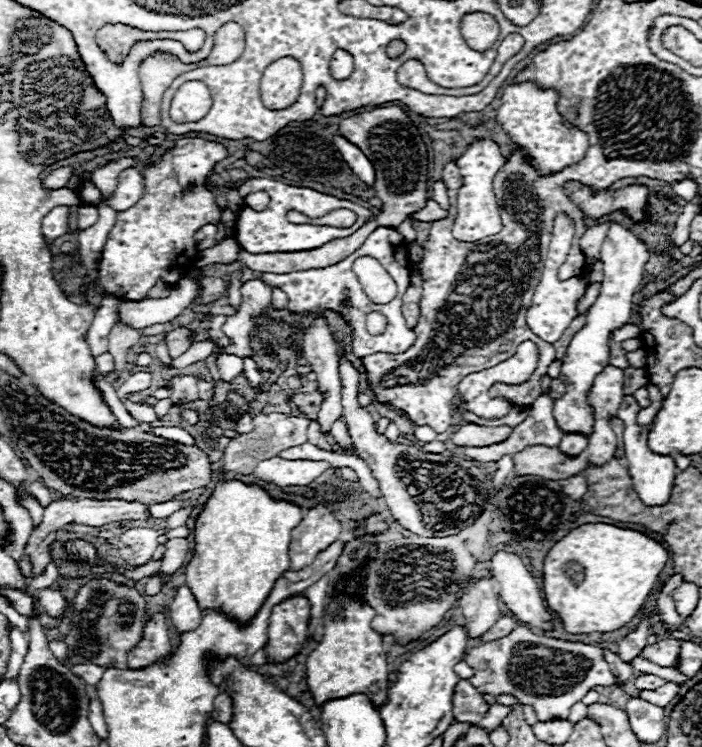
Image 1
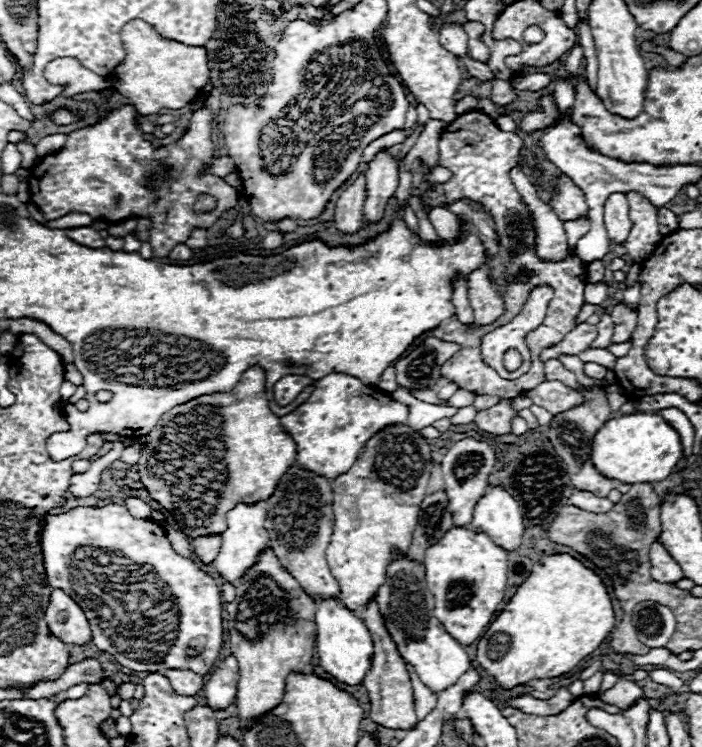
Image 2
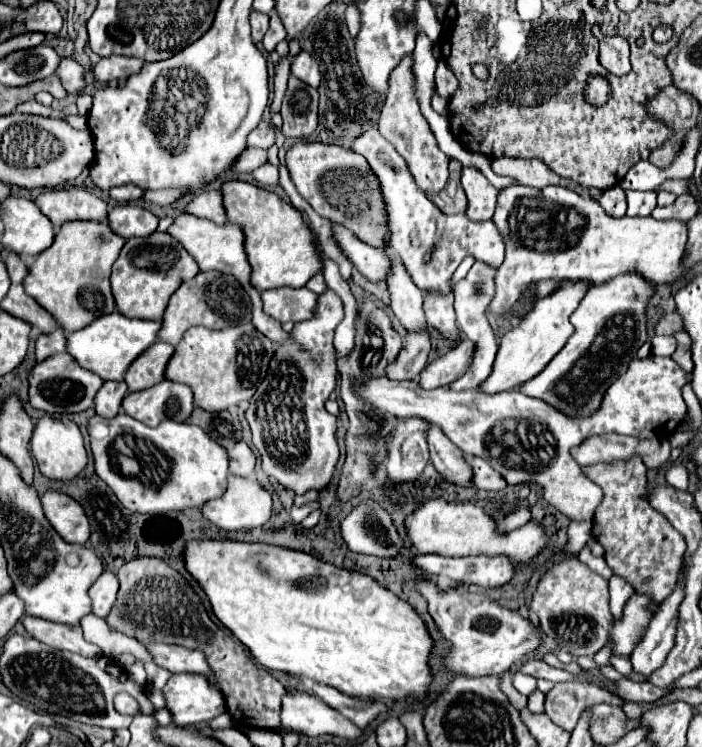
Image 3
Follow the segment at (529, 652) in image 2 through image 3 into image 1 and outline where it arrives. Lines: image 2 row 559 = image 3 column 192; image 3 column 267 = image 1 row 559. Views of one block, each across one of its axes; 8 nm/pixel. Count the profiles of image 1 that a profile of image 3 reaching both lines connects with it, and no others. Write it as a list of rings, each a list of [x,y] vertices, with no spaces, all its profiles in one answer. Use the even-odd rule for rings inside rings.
[[[582,524],[556,542],[544,558],[544,596],[568,634],[614,632],[626,626],[646,602],[668,552],[652,538],[612,524]],[[572,562],[584,570],[572,570]]]

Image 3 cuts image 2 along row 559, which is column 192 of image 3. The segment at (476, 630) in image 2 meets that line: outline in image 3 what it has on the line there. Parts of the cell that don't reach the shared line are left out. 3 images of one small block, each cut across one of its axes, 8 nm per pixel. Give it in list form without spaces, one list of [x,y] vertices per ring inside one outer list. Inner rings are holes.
[[[120,412],[118,416],[114,416],[114,418],[103,418],[98,416],[97,414],[93,416],[88,425],[91,425],[91,430],[89,432],[90,437],[90,448],[93,453],[94,459],[94,468],[96,474],[114,490],[114,494],[118,496],[118,500],[130,510],[130,512],[142,512],[142,514],[164,514],[164,512],[170,512],[170,510],[186,510],[186,508],[200,508],[204,502],[208,502],[210,498],[218,498],[218,496],[222,496],[224,494],[224,490],[226,490],[226,474],[228,474],[228,456],[226,456],[226,450],[222,448],[222,446],[218,446],[202,428],[198,428],[198,426],[192,426],[192,424],[182,424],[182,422],[174,422],[174,420],[164,420],[164,422],[160,422],[160,426],[156,426],[156,428],[150,428],[150,426],[146,426],[146,424],[142,424],[142,422],[138,422],[136,418],[132,418],[132,416],[128,416],[128,414],[124,414],[124,412]],[[120,442],[122,442],[122,450],[144,450],[146,454],[142,454],[142,452],[138,452],[138,458],[136,458],[136,462],[138,462],[138,468],[134,470],[134,468],[130,468],[128,472],[130,474],[122,474],[120,472],[120,466],[118,466],[118,462],[114,460],[114,450],[120,450]]]

